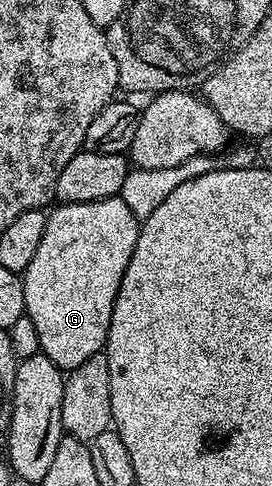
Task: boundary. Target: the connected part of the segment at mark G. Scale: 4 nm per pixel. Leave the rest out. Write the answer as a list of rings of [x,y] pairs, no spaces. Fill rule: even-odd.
[[[120,197],[87,203],[64,203],[55,208],[54,212],[51,210],[47,214],[44,237],[22,275],[22,284],[26,315],[32,325],[36,325],[41,354],[49,357],[63,373],[69,373],[106,346],[116,293],[120,289],[124,269],[128,269],[128,261],[136,249],[140,221]]]

